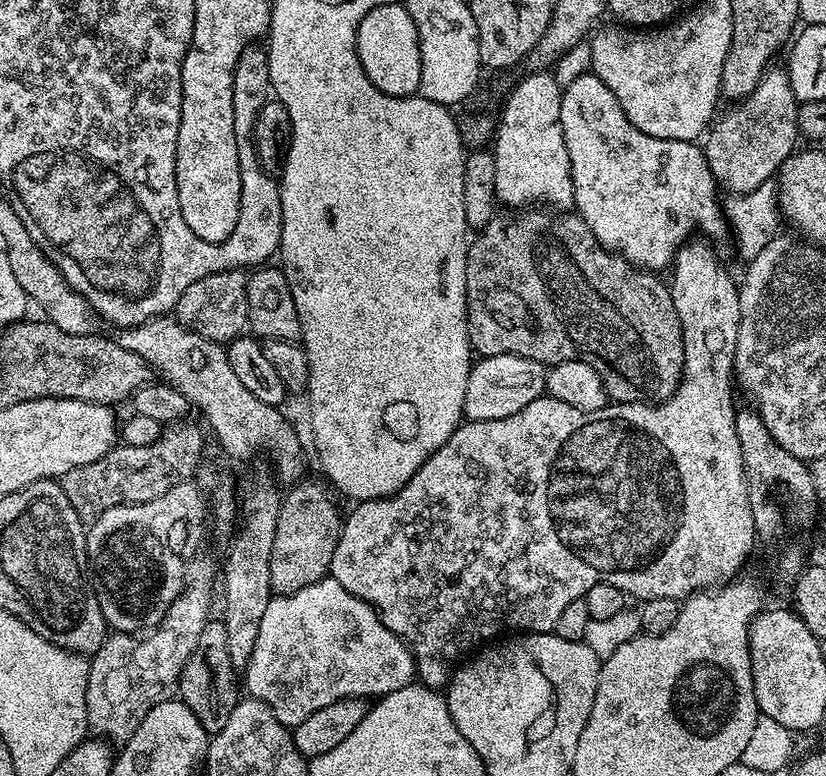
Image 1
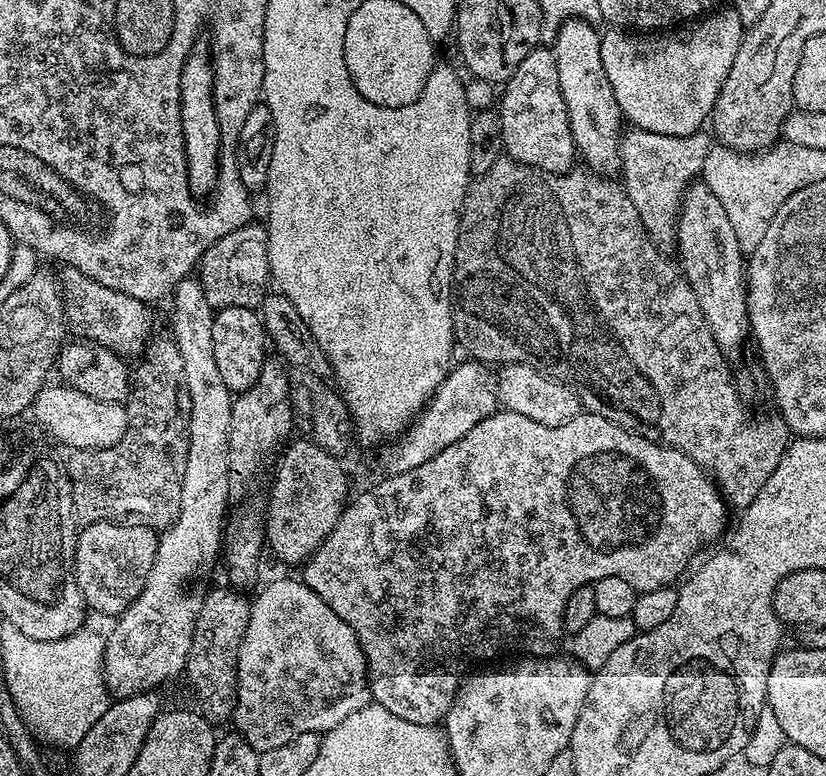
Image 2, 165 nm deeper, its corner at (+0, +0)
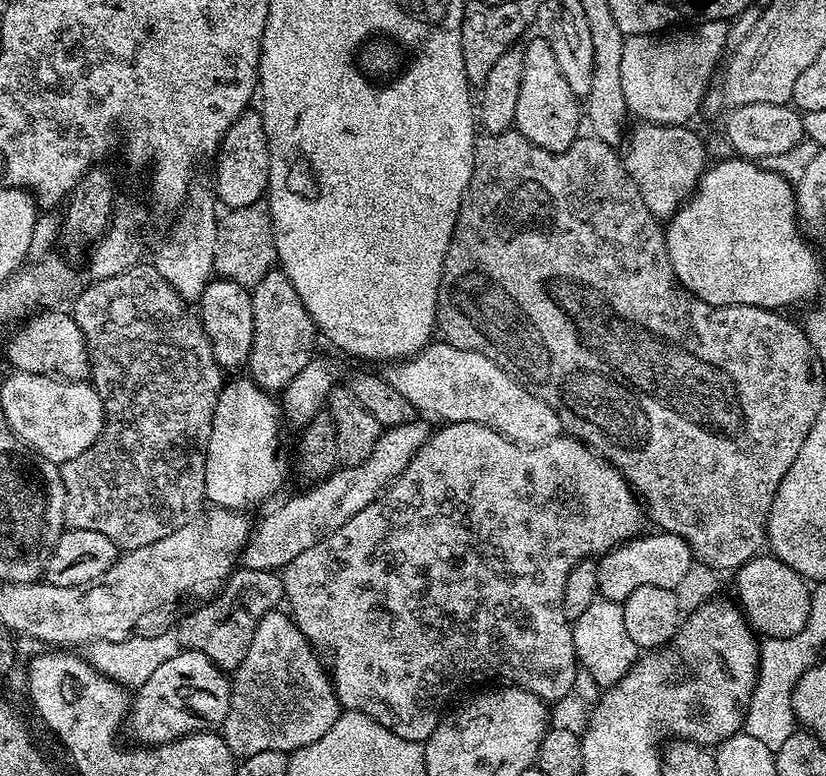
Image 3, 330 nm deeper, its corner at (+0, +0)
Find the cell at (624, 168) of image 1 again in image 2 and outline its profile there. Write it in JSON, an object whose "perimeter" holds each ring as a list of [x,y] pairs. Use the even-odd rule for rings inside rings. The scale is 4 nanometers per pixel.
{"perimeter":[[[569,18],[557,30],[551,49],[558,62],[558,86],[562,86],[562,98],[566,102],[579,159],[585,160],[583,163],[597,174],[612,174],[620,166],[622,113],[614,98],[610,78],[606,78],[606,66],[602,66],[600,37],[601,33],[596,32],[592,22]]]}

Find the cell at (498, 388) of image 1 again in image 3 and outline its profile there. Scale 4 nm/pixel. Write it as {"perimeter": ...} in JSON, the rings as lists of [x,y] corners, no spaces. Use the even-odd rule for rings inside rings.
{"perimeter":[[[417,418],[402,426],[383,429],[368,458],[357,464],[337,467],[335,472],[313,483],[309,492],[300,492],[285,504],[278,505],[273,512],[266,513],[248,537],[242,553],[243,567],[267,572],[282,570],[291,560],[298,558],[302,550],[310,550],[310,546],[350,522],[358,510],[370,506],[370,502],[382,496],[384,489],[398,479],[406,466],[410,466],[414,454],[427,442],[430,428],[423,422]]]}

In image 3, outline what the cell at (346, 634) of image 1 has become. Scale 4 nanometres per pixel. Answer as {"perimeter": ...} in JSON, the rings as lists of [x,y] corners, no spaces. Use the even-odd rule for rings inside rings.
{"perimeter":[[[272,609],[259,620],[258,629],[251,638],[246,658],[239,664],[231,679],[230,710],[220,727],[221,735],[237,759],[260,754],[265,750],[278,750],[289,754],[302,746],[316,742],[341,714],[340,700],[333,690],[327,667],[322,666],[315,647],[302,634],[295,621],[285,612]]]}

